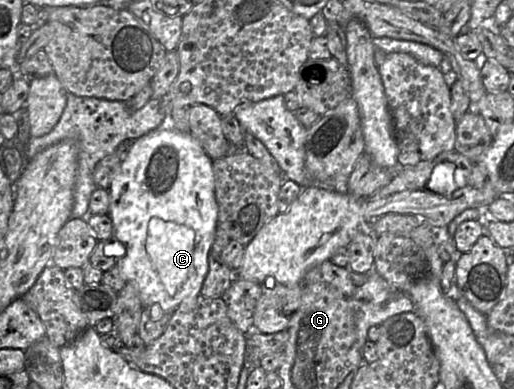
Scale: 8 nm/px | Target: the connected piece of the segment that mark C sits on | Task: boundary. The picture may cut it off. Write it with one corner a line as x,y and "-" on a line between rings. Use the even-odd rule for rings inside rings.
158,128
134,141
127,154
123,157
121,168
111,182
108,191
110,194
109,216
114,226
113,238
125,247
125,254
119,259
115,267
119,269
126,283
132,284
136,288
142,308
148,308
157,304
165,313
191,310
200,294
208,272
208,256
215,240
215,232
218,225
218,205
215,198
213,160
206,154
200,142
190,132
182,133
173,129

